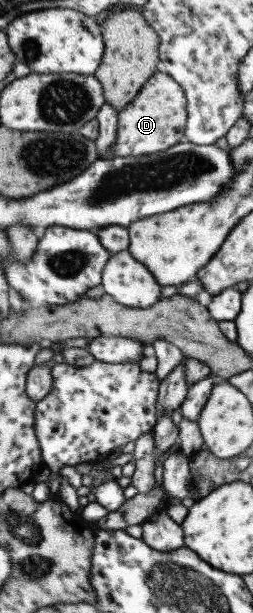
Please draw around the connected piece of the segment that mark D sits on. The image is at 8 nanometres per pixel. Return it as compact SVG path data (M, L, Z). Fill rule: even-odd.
M161 70L155 72L139 89L136 97L118 113L117 138L112 157L148 155L186 141L186 118L186 102L182 88Z

